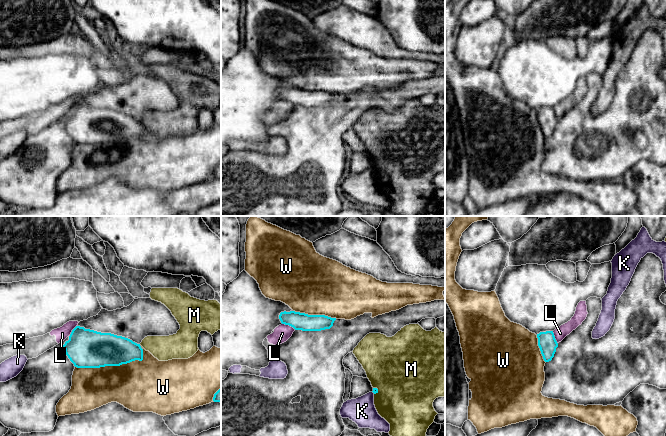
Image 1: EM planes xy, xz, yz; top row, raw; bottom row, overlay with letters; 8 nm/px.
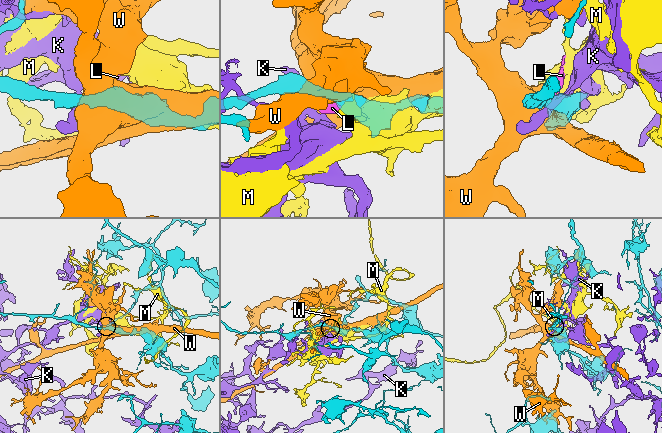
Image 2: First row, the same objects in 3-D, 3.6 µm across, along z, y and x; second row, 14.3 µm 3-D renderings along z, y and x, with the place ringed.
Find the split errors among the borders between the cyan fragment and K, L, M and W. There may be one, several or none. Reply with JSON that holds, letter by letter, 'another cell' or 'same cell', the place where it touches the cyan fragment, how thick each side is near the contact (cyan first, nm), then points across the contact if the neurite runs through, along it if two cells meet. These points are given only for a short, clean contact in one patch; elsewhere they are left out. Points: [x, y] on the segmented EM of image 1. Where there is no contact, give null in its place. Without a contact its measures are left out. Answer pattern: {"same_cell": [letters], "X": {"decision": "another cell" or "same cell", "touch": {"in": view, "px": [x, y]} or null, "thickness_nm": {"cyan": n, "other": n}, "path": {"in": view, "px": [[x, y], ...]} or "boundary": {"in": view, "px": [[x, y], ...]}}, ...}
{"same_cell": [], "K": {"decision": "another cell", "touch": {"in": "xz", "px": [373, 392]}, "thickness_nm": {"cyan": 50, "other": 220}}, "L": {"decision": "another cell", "touch": {"in": "xz", "px": [289, 325]}, "thickness_nm": {"cyan": 140, "other": 140}, "boundary": {"in": "xz", "px": [[282, 323], [288, 324], [295, 329]]}}, "M": {"decision": "another cell", "touch": {"in": "xz", "px": [377, 391]}, "thickness_nm": {"cyan": 50, "other": 480}}, "W": {"decision": "another cell", "touch": {"in": "xy", "px": [113, 365]}, "thickness_nm": {"cyan": 300, "other": 380}}}

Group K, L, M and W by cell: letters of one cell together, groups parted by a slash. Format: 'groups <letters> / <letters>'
groups K / L M / W

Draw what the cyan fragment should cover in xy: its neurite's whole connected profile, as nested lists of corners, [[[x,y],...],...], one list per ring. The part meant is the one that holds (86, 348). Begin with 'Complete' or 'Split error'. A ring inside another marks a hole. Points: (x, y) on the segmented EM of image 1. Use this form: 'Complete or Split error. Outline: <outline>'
Complete. Outline: [[[76,326],[63,345],[77,368],[120,366],[143,360],[143,349],[132,340],[111,333],[101,333]]]

